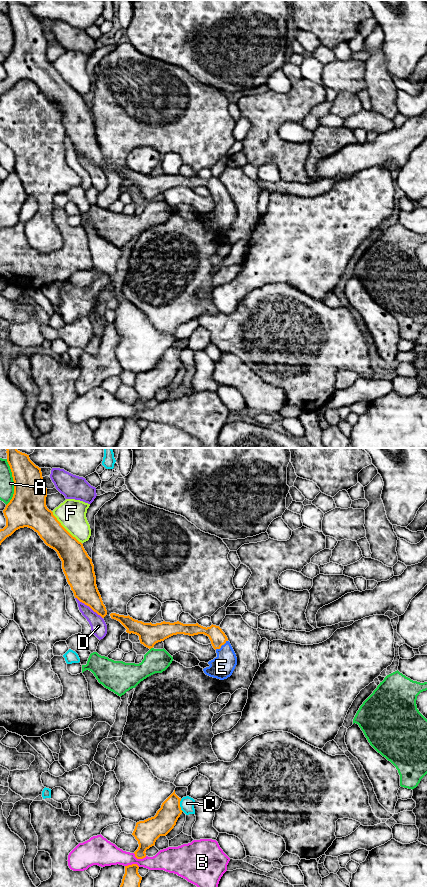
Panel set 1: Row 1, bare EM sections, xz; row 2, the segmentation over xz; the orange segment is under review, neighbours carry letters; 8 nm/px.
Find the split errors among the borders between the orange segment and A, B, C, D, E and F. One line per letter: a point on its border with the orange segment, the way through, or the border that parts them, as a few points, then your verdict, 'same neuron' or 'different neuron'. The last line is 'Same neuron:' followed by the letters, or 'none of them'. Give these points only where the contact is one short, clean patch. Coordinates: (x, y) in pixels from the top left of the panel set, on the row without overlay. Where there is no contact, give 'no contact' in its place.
A: meets orange in xz at (14, 34); different neuron
B: meets orange in xz at (139, 410); different neuron
C: meets orange in xz at (179, 357); different neuron
D: meets orange in xz at (89, 158); different neuron
E: meets orange in xz at (221, 197); runs through xz (217, 189), (221, 197), (221, 219); same neuron
F: meets orange in xz at (64, 80); different neuron
Same neuron: E

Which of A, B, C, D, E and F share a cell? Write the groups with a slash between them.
A / B / C / D / E / F

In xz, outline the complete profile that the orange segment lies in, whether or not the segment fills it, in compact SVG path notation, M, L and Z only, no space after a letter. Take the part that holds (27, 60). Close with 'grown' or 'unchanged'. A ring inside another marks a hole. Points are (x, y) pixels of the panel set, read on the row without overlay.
M6 0L7 14L14 33L14 46L3 62L6 78L0 81L0 97L16 82L24 79L38 85L44 95L54 101L62 113L62 121L75 150L89 158L94 164L104 170L107 162L96 137L96 128L92 111L85 103L83 96L73 89L46 58L47 40L43 36L41 20L36 18L29 7L17 0Z; unchanged

